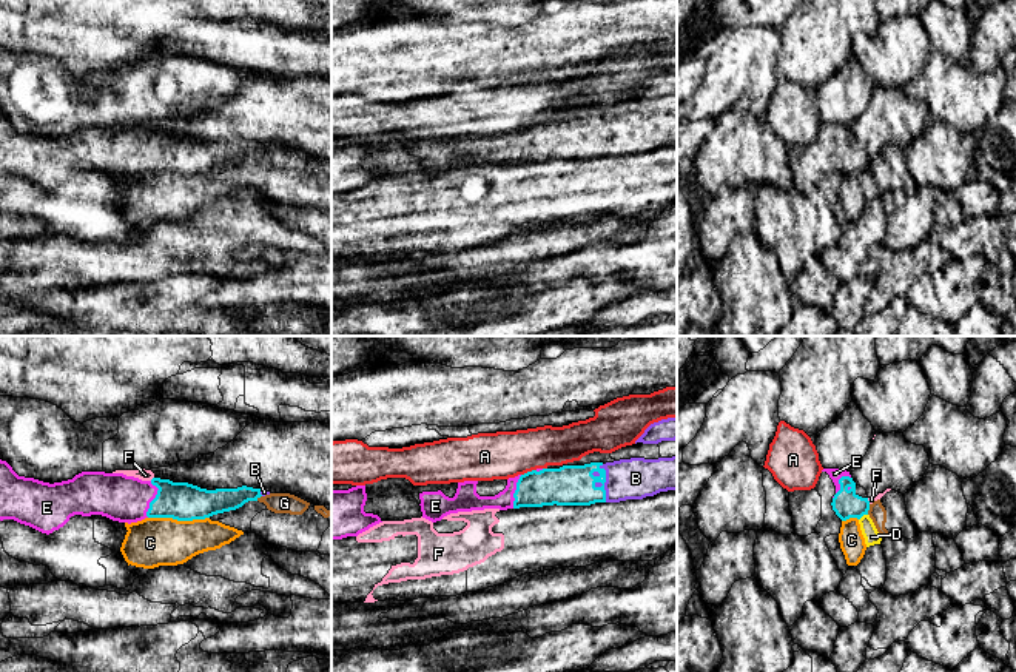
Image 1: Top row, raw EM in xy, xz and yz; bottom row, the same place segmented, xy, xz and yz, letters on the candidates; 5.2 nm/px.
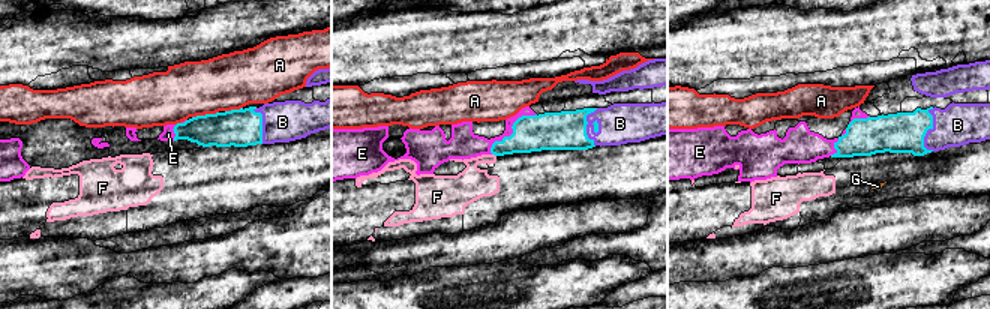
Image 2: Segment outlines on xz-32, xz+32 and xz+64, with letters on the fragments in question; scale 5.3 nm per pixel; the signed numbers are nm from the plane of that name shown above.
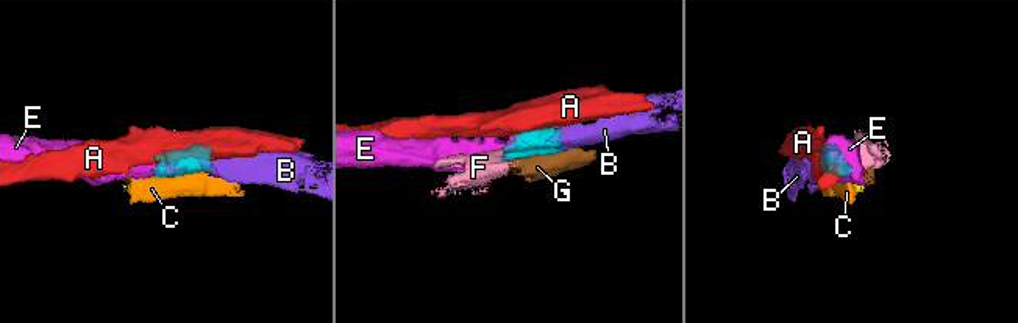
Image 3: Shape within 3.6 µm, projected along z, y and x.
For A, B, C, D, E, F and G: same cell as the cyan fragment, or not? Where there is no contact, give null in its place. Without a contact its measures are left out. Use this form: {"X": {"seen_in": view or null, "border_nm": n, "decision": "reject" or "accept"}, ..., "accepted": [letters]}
{"A": {"seen_in": "xz", "border_nm": 90, "decision": "reject"}, "B": {"seen_in": "xz", "border_nm": 200, "decision": "accept"}, "C": {"seen_in": "xy", "border_nm": 320, "decision": "reject"}, "D": {"seen_in": "yz", "border_nm": 60, "decision": "reject"}, "E": {"seen_in": "xy", "border_nm": 190, "decision": "accept"}, "F": {"seen_in": "yz", "border_nm": 40, "decision": "reject"}, "G": {"seen_in": "yz", "border_nm": 60, "decision": "reject"}, "accepted": ["B", "E"]}

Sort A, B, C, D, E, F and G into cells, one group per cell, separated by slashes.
A / B E / C D G / F

